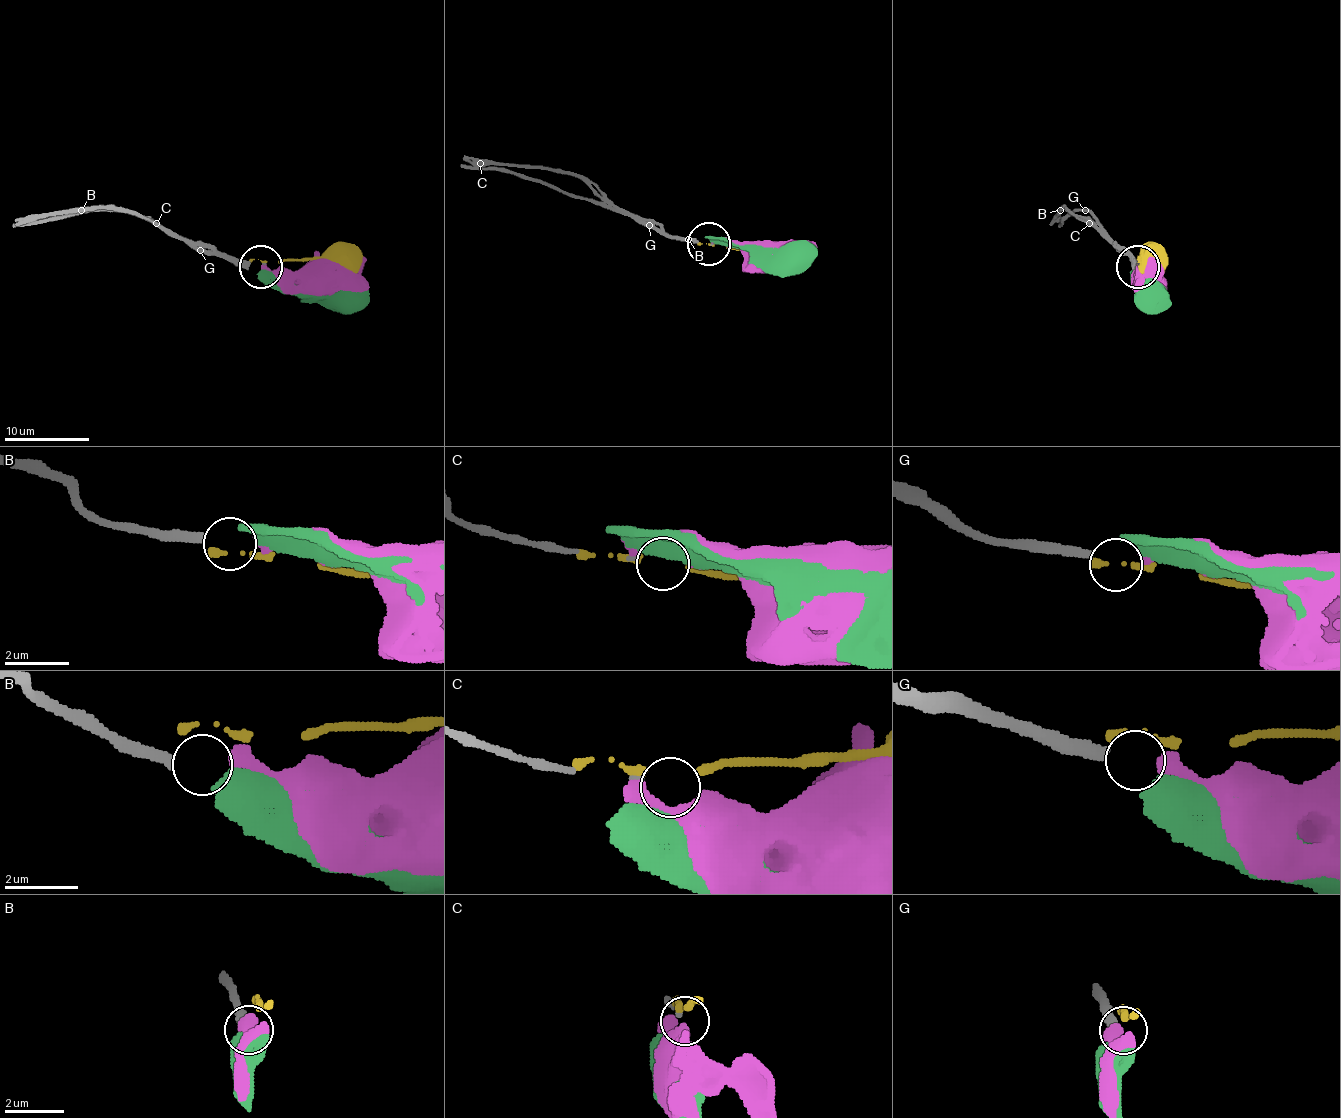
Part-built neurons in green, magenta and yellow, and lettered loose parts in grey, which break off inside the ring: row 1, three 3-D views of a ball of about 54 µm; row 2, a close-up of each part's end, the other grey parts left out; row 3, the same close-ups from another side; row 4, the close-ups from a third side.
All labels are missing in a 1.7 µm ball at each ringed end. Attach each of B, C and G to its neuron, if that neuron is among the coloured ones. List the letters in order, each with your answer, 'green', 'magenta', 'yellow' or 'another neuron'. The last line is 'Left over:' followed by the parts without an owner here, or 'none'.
B: green
C: another neuron
G: magenta
Left over: C

